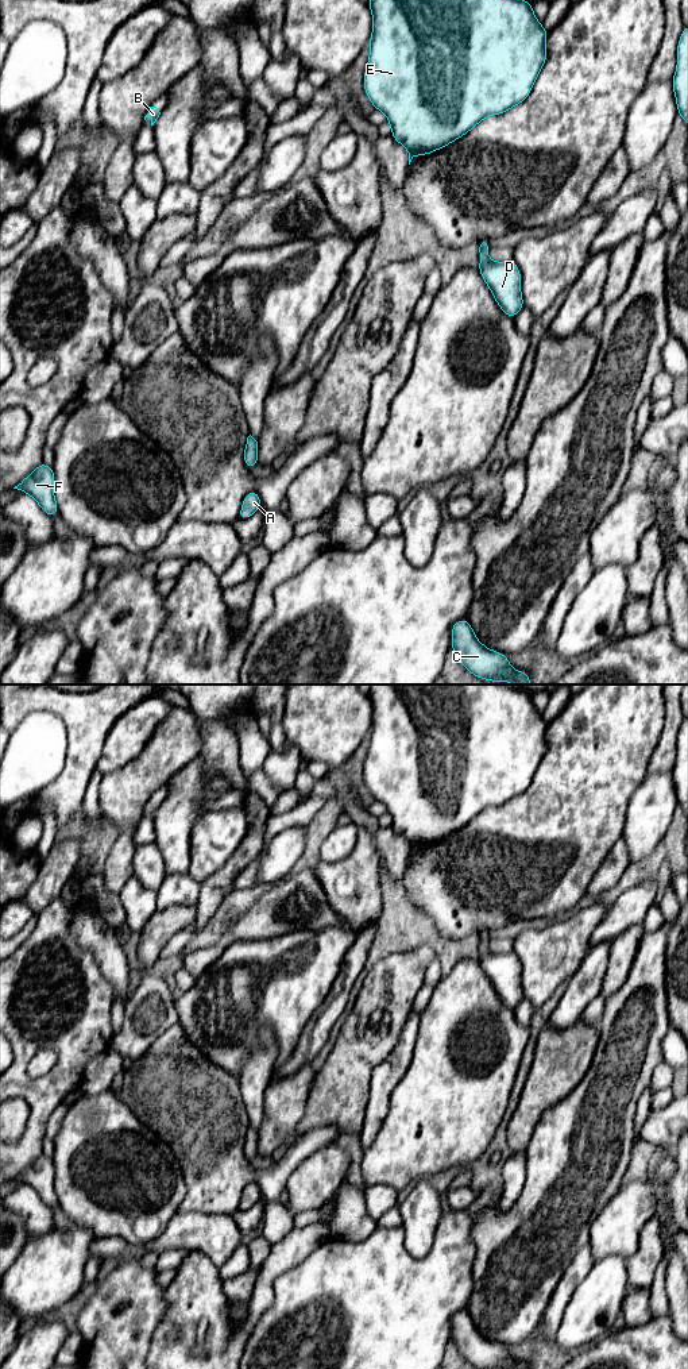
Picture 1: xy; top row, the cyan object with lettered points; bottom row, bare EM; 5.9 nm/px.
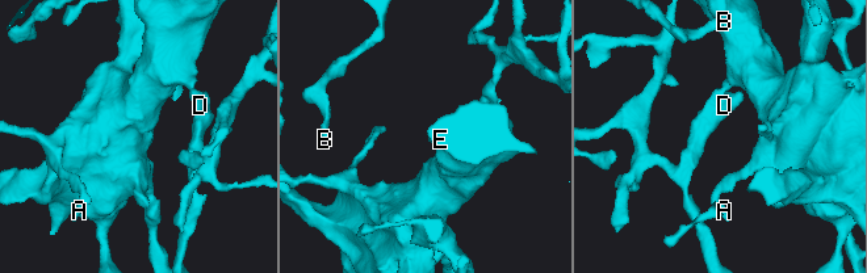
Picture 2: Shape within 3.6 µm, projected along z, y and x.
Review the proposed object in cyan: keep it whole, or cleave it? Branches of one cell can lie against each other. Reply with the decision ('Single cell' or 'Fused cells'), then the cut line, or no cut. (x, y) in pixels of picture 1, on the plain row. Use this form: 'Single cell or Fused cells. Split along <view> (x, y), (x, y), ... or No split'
Single cell. No split

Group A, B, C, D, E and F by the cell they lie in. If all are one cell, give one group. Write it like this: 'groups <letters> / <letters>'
groups A B C D E F

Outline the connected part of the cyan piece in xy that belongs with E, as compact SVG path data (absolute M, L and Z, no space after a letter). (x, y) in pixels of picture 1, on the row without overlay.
M371 684L368 698L372 705L370 748L364 763L364 783L375 801L387 807L391 828L409 842L409 856L415 847L428 847L464 828L483 810L500 806L527 790L546 749L548 722L537 712L533 697L502 684Z

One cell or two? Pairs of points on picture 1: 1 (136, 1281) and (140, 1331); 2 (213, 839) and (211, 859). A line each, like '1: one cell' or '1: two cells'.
1: one cell
2: one cell

